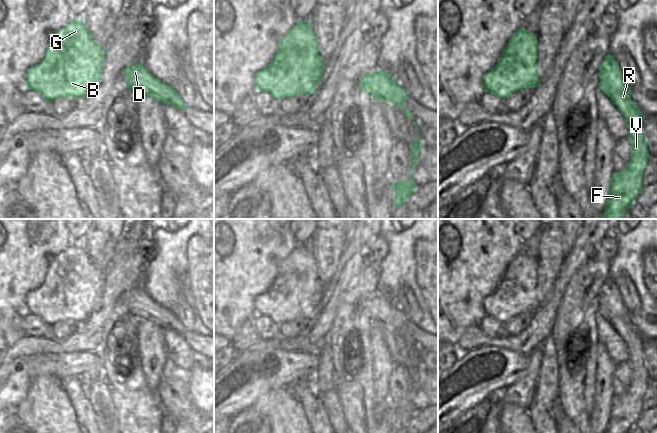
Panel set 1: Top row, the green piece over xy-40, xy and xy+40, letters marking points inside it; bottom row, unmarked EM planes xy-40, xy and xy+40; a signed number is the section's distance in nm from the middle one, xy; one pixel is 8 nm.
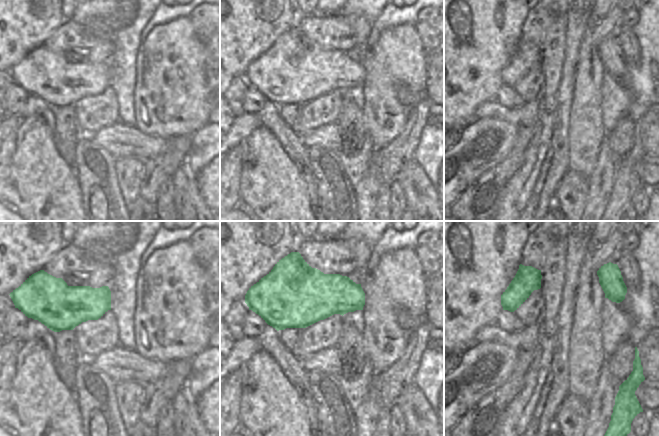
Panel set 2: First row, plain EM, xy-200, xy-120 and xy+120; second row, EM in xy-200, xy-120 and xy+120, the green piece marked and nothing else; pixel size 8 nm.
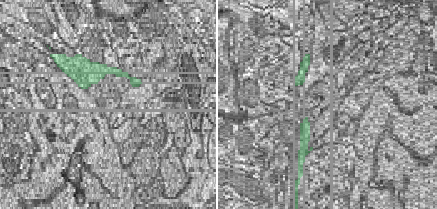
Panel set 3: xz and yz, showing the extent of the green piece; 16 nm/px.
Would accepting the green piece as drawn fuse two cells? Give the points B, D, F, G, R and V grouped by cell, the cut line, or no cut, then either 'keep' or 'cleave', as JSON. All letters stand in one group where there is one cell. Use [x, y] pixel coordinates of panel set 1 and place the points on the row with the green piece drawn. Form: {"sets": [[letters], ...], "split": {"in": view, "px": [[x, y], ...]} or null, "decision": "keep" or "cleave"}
{"sets": [["B", "D", "G"], ["F", "R", "V"]], "split": {"in": "xy", "px": [[402, 105], [397, 106]]}, "decision": "cleave"}

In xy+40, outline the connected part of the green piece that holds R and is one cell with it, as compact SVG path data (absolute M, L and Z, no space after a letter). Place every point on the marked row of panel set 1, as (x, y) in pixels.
M608 54L599 67L600 90L606 94L623 115L629 129L631 157L620 172L613 172L609 197L602 219L621 219L635 202L643 185L641 179L649 159L643 133L645 115L631 99L631 88L625 83L615 56Z

